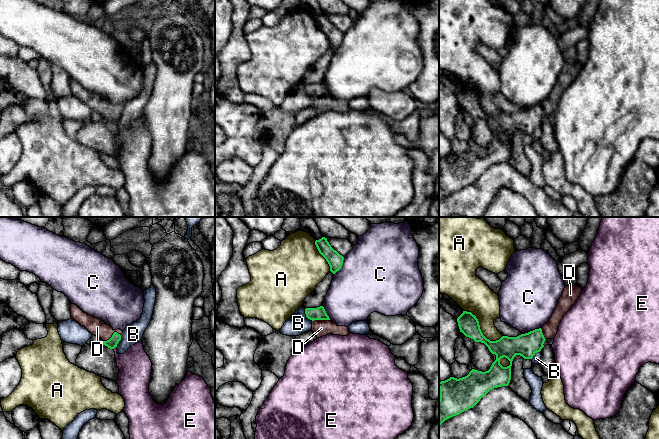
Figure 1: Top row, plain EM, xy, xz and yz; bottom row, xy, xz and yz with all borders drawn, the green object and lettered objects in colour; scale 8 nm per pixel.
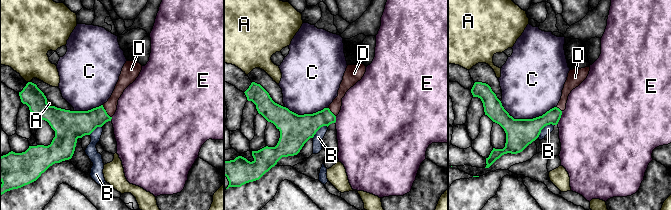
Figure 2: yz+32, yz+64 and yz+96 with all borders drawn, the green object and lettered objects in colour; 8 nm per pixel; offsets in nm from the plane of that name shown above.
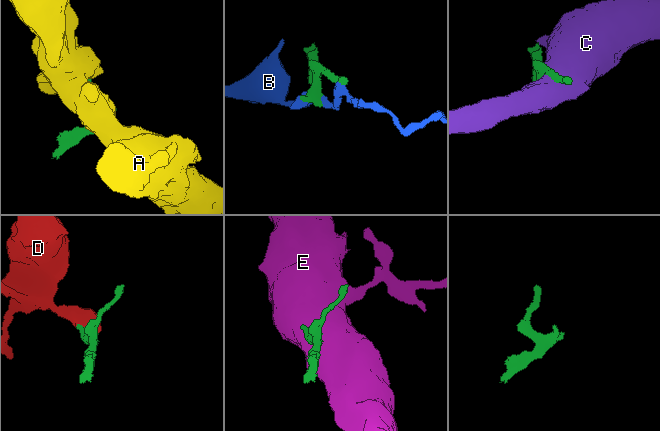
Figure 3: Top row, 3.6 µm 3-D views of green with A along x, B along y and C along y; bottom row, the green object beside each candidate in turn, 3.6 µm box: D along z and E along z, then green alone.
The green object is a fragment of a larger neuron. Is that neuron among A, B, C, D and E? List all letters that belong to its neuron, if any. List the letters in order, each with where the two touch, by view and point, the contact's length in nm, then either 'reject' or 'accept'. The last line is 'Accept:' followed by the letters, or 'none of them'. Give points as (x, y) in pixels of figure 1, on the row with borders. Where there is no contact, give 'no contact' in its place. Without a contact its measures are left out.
A: yz (480, 329) | 380 nm | reject
B: xz (306, 316) | 120 nm | reject
C: yz (531, 331) | 160 nm | reject
D: xy (112, 335) | 160 nm | accept
E: xy (114, 347) | 40 nm | reject
Accept: D

